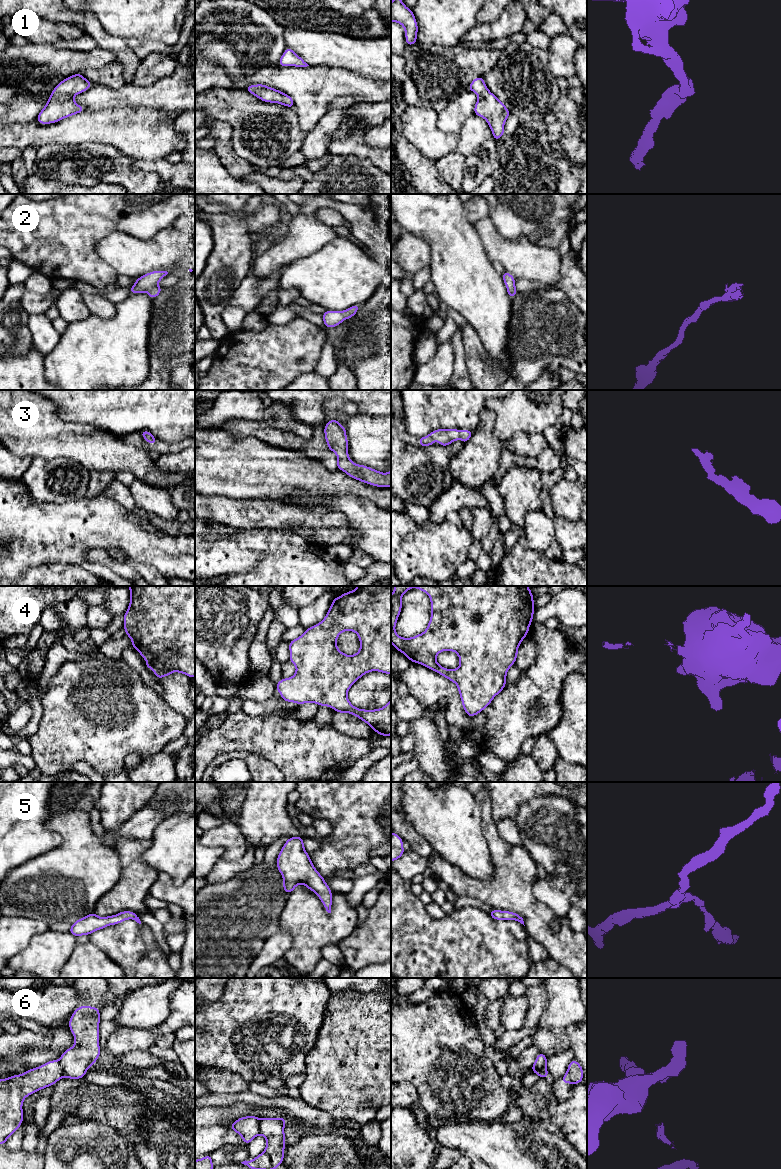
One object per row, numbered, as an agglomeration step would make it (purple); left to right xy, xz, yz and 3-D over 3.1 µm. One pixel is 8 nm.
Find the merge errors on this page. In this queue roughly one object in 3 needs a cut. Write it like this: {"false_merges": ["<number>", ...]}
{"false_merges": ["4", "6"]}

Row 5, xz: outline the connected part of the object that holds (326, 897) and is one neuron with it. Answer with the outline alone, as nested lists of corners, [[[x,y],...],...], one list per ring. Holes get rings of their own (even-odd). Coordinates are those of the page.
[[[301,836],[290,837],[283,845],[277,860],[277,869],[283,877],[283,889],[290,894],[297,885],[303,884],[316,893],[324,908],[331,913],[332,891],[325,879],[315,869],[305,851]]]

